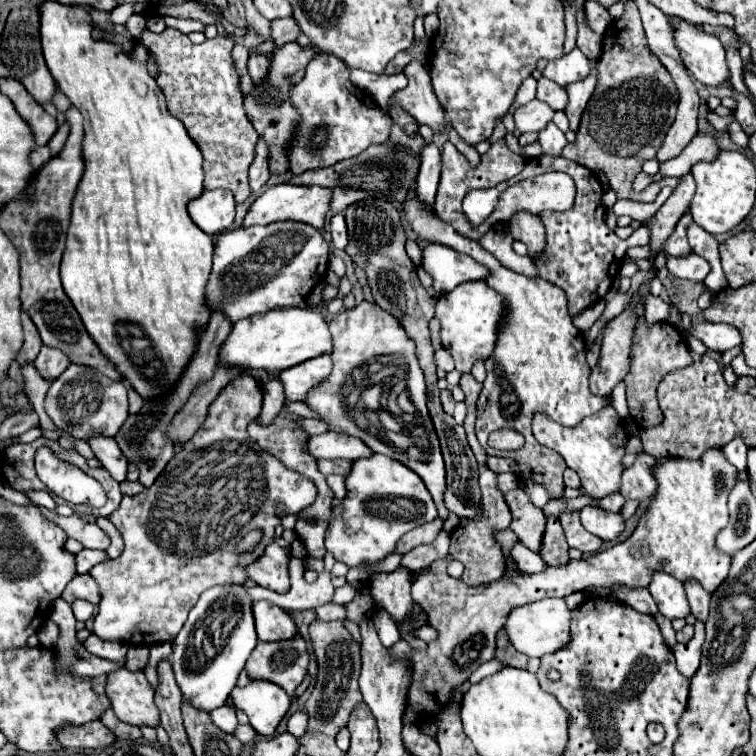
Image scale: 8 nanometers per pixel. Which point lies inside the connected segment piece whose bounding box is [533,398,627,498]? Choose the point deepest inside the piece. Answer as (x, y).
(594, 448)

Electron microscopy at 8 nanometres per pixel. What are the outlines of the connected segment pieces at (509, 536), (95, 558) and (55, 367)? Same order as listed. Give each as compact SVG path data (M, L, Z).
M503 530L503 532L497 532L495 538L497 538L497 542L501 542L501 548L503 548L503 554L505 554L507 562L511 562L511 560L509 560L509 550L511 550L511 546L517 542L517 536L515 536L511 530Z
M81 550L79 554L77 554L77 572L79 574L87 574L95 564L101 564L101 562L107 562L109 560L109 556L107 556L107 552L103 552L103 550Z
M43 346L35 360L35 368L39 370L39 374L49 380L59 378L61 372L67 370L69 364L71 364L71 360L67 358L67 354L59 352L57 348L51 348L51 346Z

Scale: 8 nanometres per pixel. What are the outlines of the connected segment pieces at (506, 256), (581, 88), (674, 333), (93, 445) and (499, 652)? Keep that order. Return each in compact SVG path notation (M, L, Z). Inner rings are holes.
M505 226L503 228L491 228L491 232L485 232L479 242L503 266L511 268L513 272L519 272L525 276L537 276L537 268L533 266L529 256L519 256L513 252L513 236L509 234L509 230Z
M589 60L591 64L591 72L587 78L575 82L575 84L569 84L565 90L569 94L569 104L565 108L565 114L569 118L569 124L571 124L571 130L575 132L577 126L579 126L579 120L581 120L581 114L587 106L587 100L591 98L595 86L597 86L597 60Z
M657 322L653 326L647 326L647 324L637 326L635 342L631 348L631 372L627 374L625 384L627 384L629 412L641 428L657 426L663 422L663 412L661 412L659 402L657 402L659 380L663 380L663 376L667 376L679 368L691 366L691 364L693 364L693 358L689 354L687 340L681 334L681 330L677 330L673 324Z
M91 436L91 440L85 440L89 448L93 450L95 458L101 460L103 468L117 480L123 482L127 474L127 458L121 454L117 442L109 436Z
M499 630L497 634L497 650L495 650L495 658L505 664L505 666L513 666L513 668L527 668L527 662L529 658L519 654L513 644L507 640L507 634L505 630Z

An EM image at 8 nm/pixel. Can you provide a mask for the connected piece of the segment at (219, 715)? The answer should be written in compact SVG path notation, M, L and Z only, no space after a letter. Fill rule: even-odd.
M225 704L225 706L221 706L221 708L215 708L215 710L211 712L211 720L213 720L223 732L227 732L227 734L233 734L235 728L239 726L237 716L235 716L235 710L233 710L233 706L229 706L229 704Z

